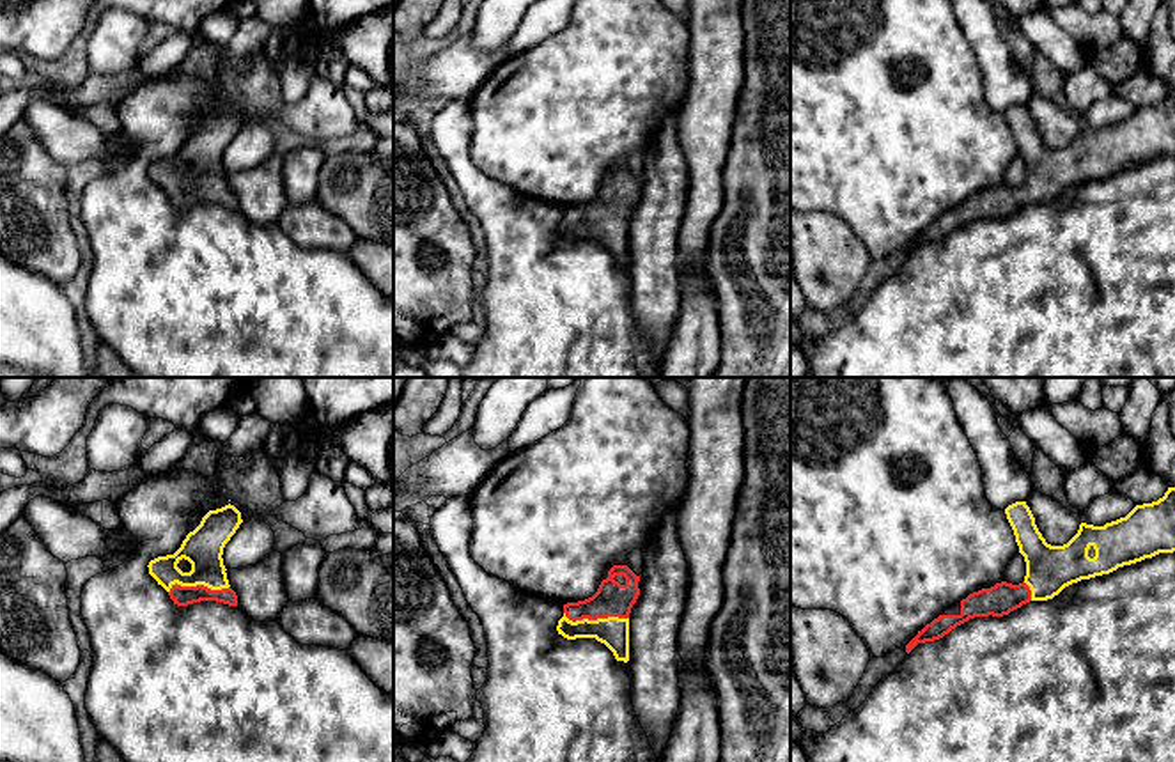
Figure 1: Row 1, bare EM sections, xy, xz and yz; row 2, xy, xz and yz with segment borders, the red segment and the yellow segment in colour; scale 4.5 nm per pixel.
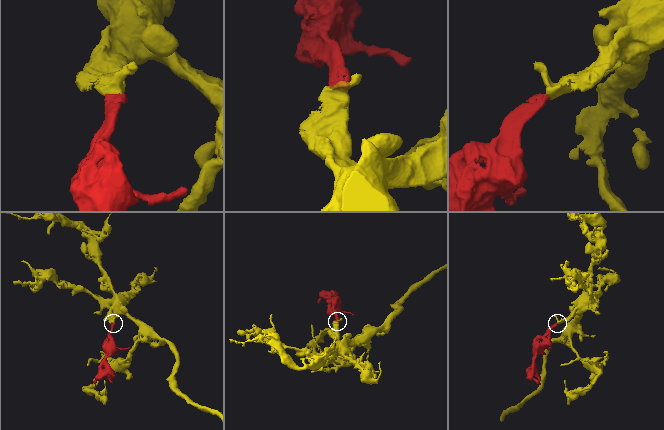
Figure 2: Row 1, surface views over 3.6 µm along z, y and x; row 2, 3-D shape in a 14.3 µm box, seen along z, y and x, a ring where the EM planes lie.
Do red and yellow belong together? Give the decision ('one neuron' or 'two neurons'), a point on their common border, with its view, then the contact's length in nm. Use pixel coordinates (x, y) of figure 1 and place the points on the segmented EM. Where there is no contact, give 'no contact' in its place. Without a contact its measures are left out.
one neuron; contact xz (596, 619); length 300 nm

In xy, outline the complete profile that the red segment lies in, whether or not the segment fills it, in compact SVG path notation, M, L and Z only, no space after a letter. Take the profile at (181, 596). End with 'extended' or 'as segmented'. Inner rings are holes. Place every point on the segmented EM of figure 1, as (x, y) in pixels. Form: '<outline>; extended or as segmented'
M230 503L209 510L174 555L149 562L149 574L168 592L174 604L216 601L237 606L222 555L241 523L241 512Z; extended

